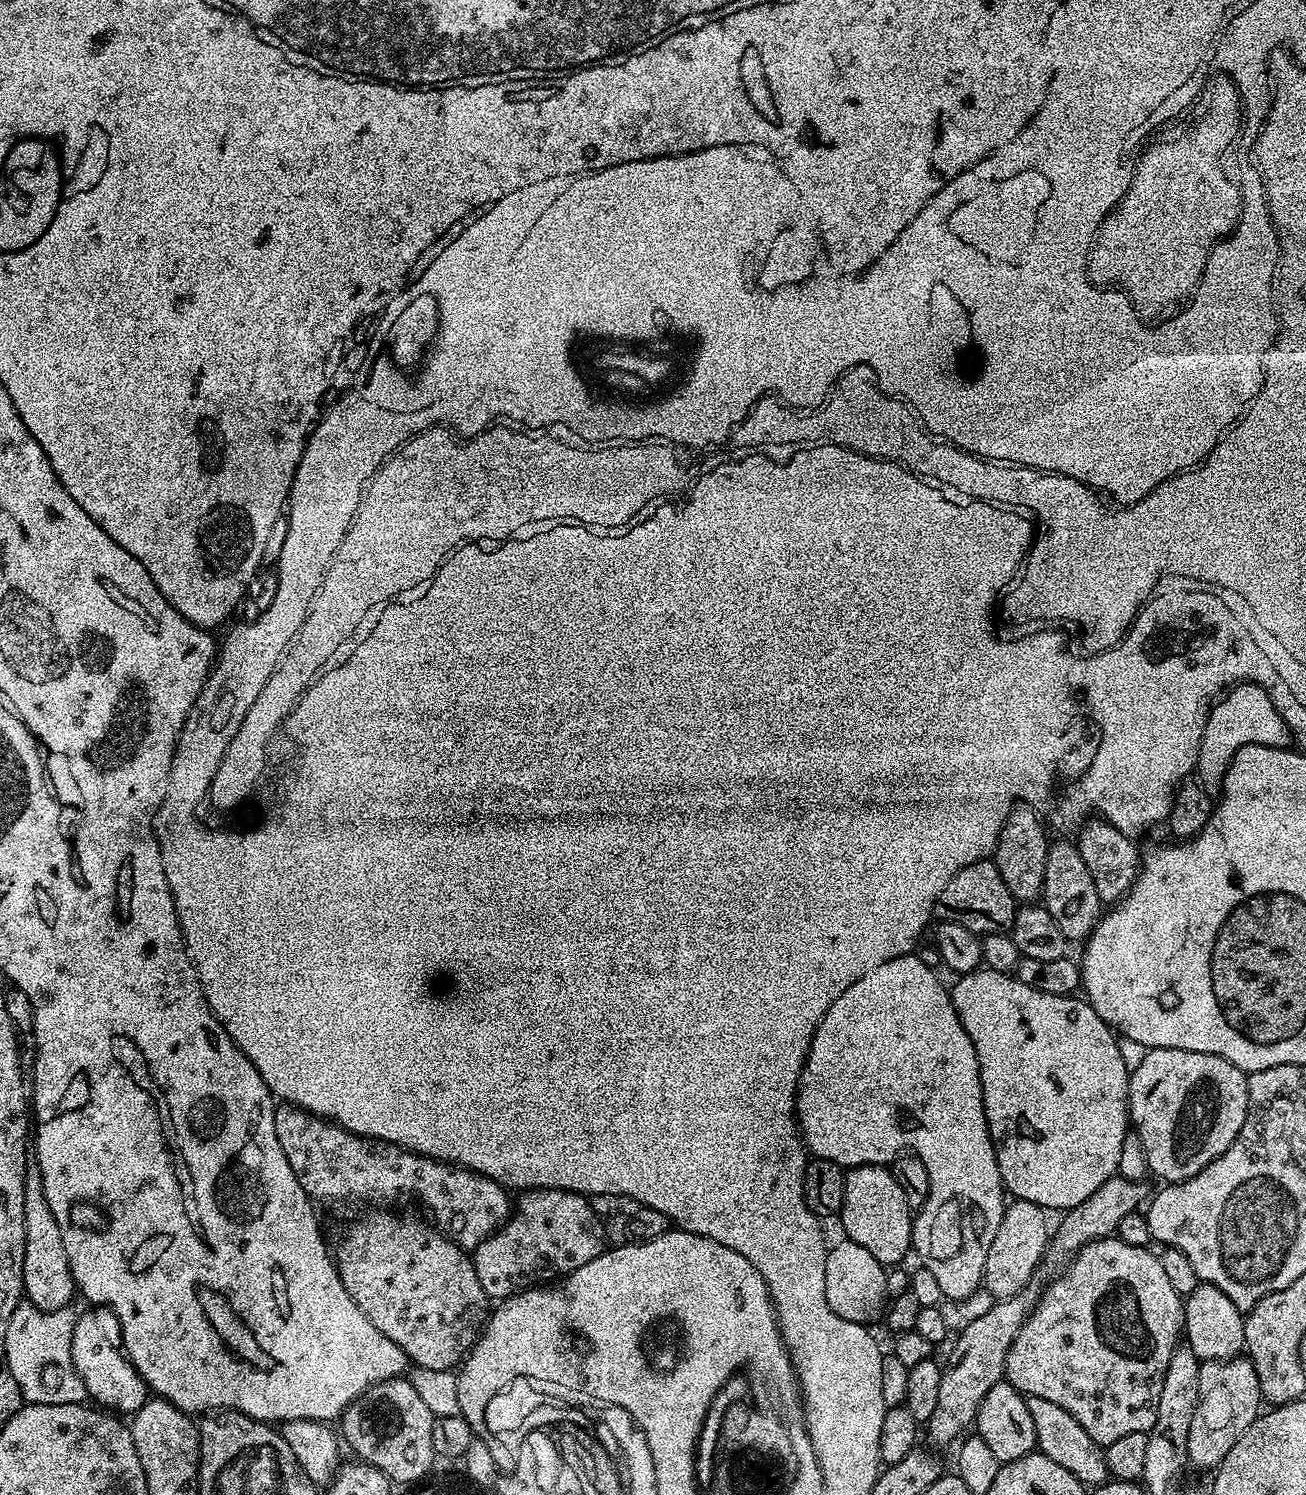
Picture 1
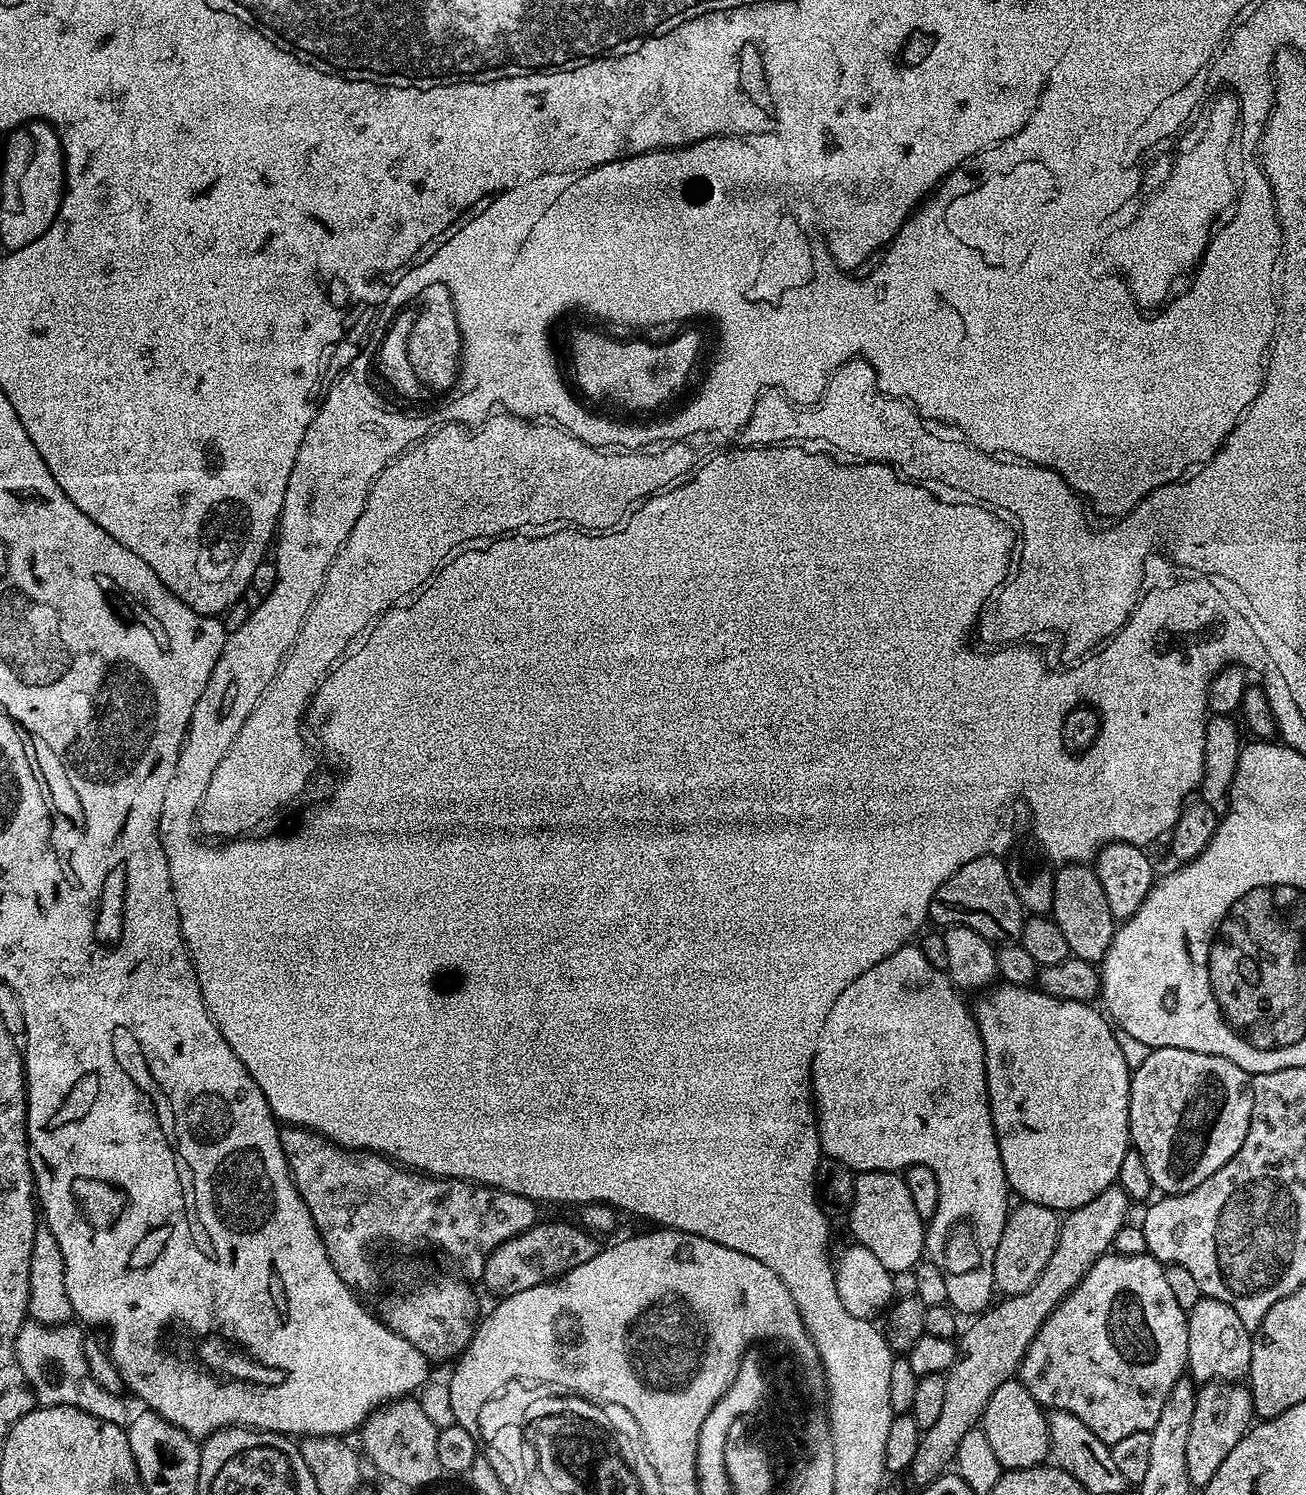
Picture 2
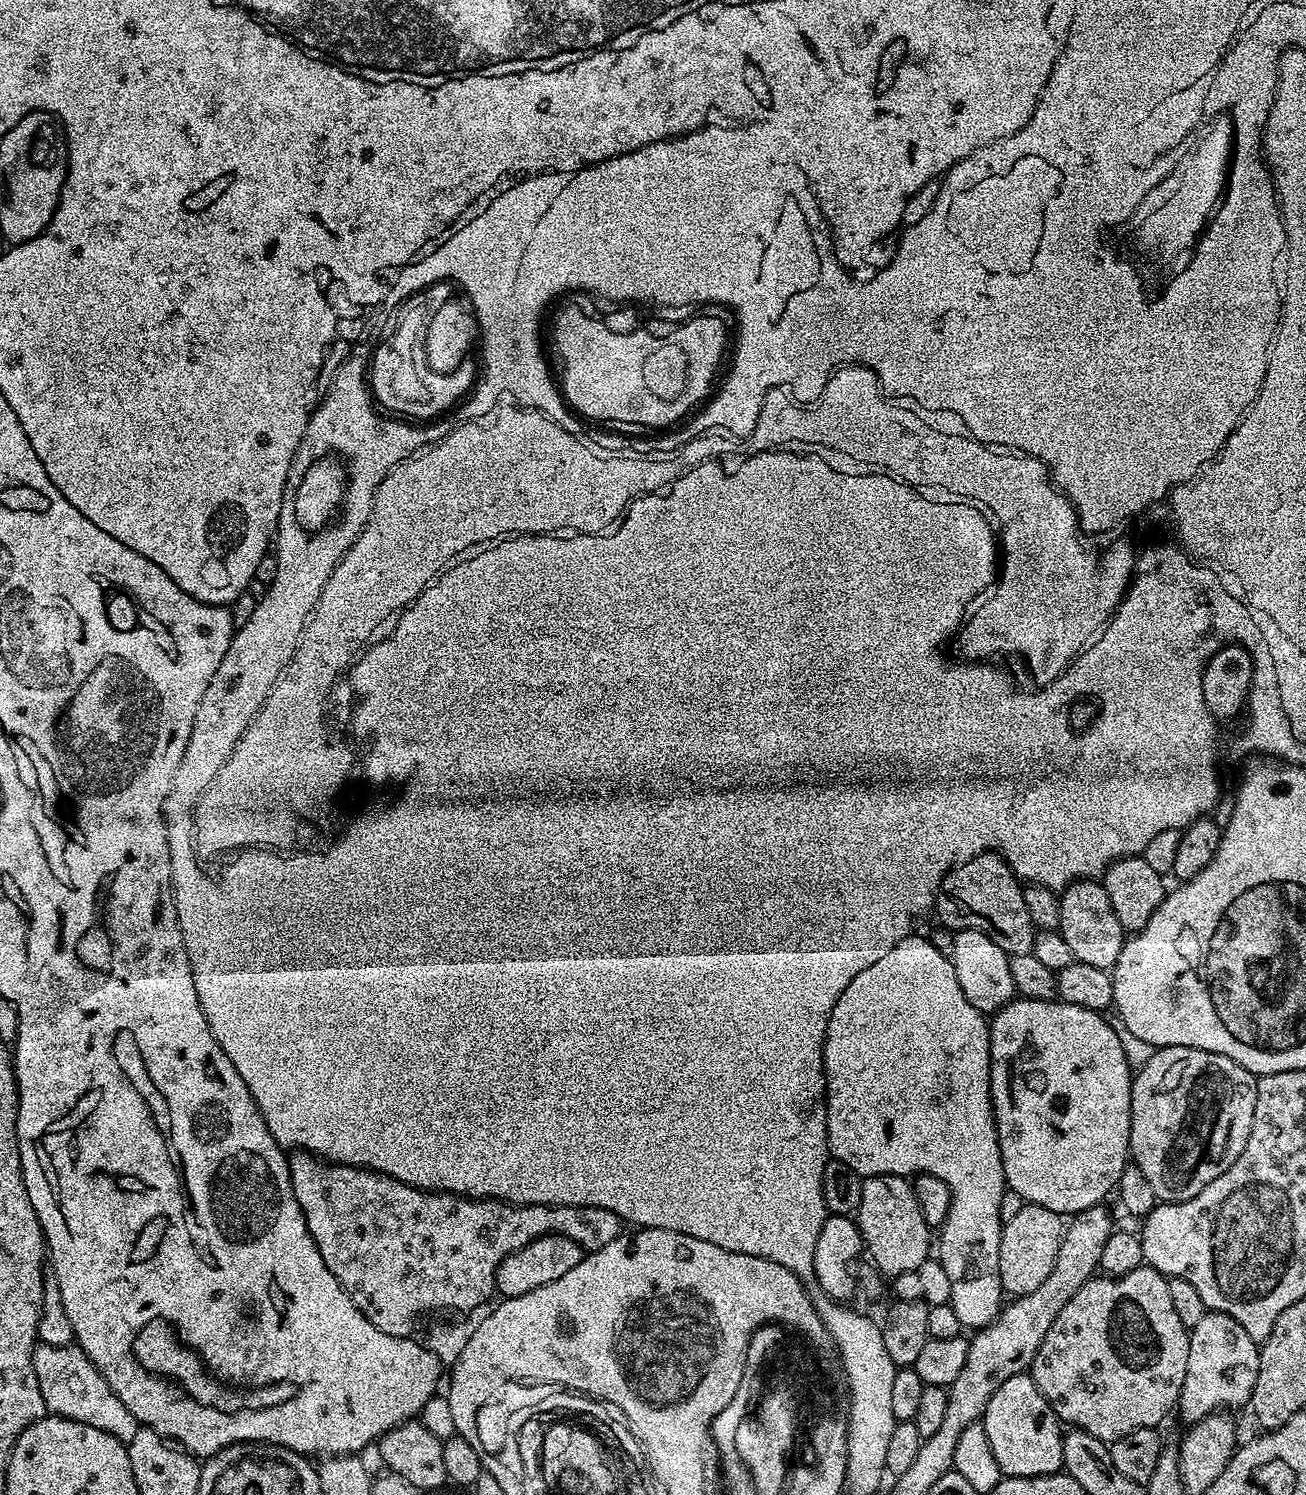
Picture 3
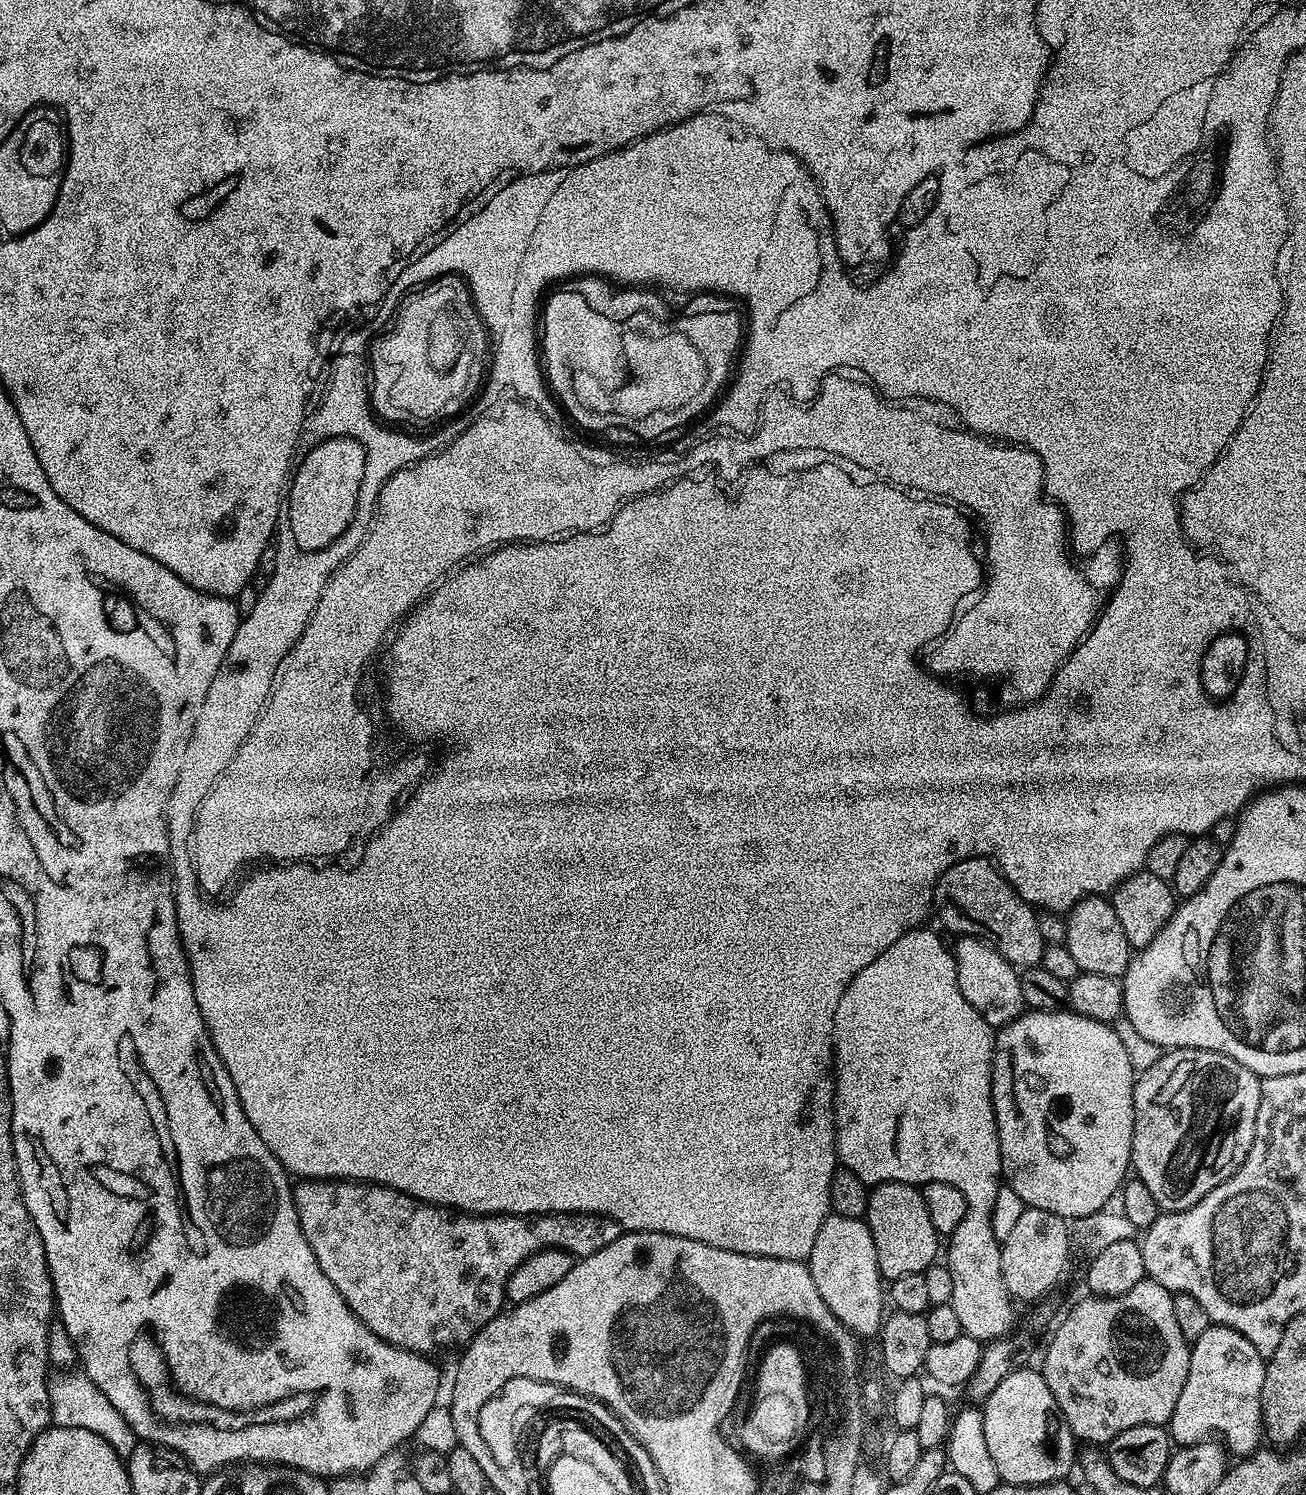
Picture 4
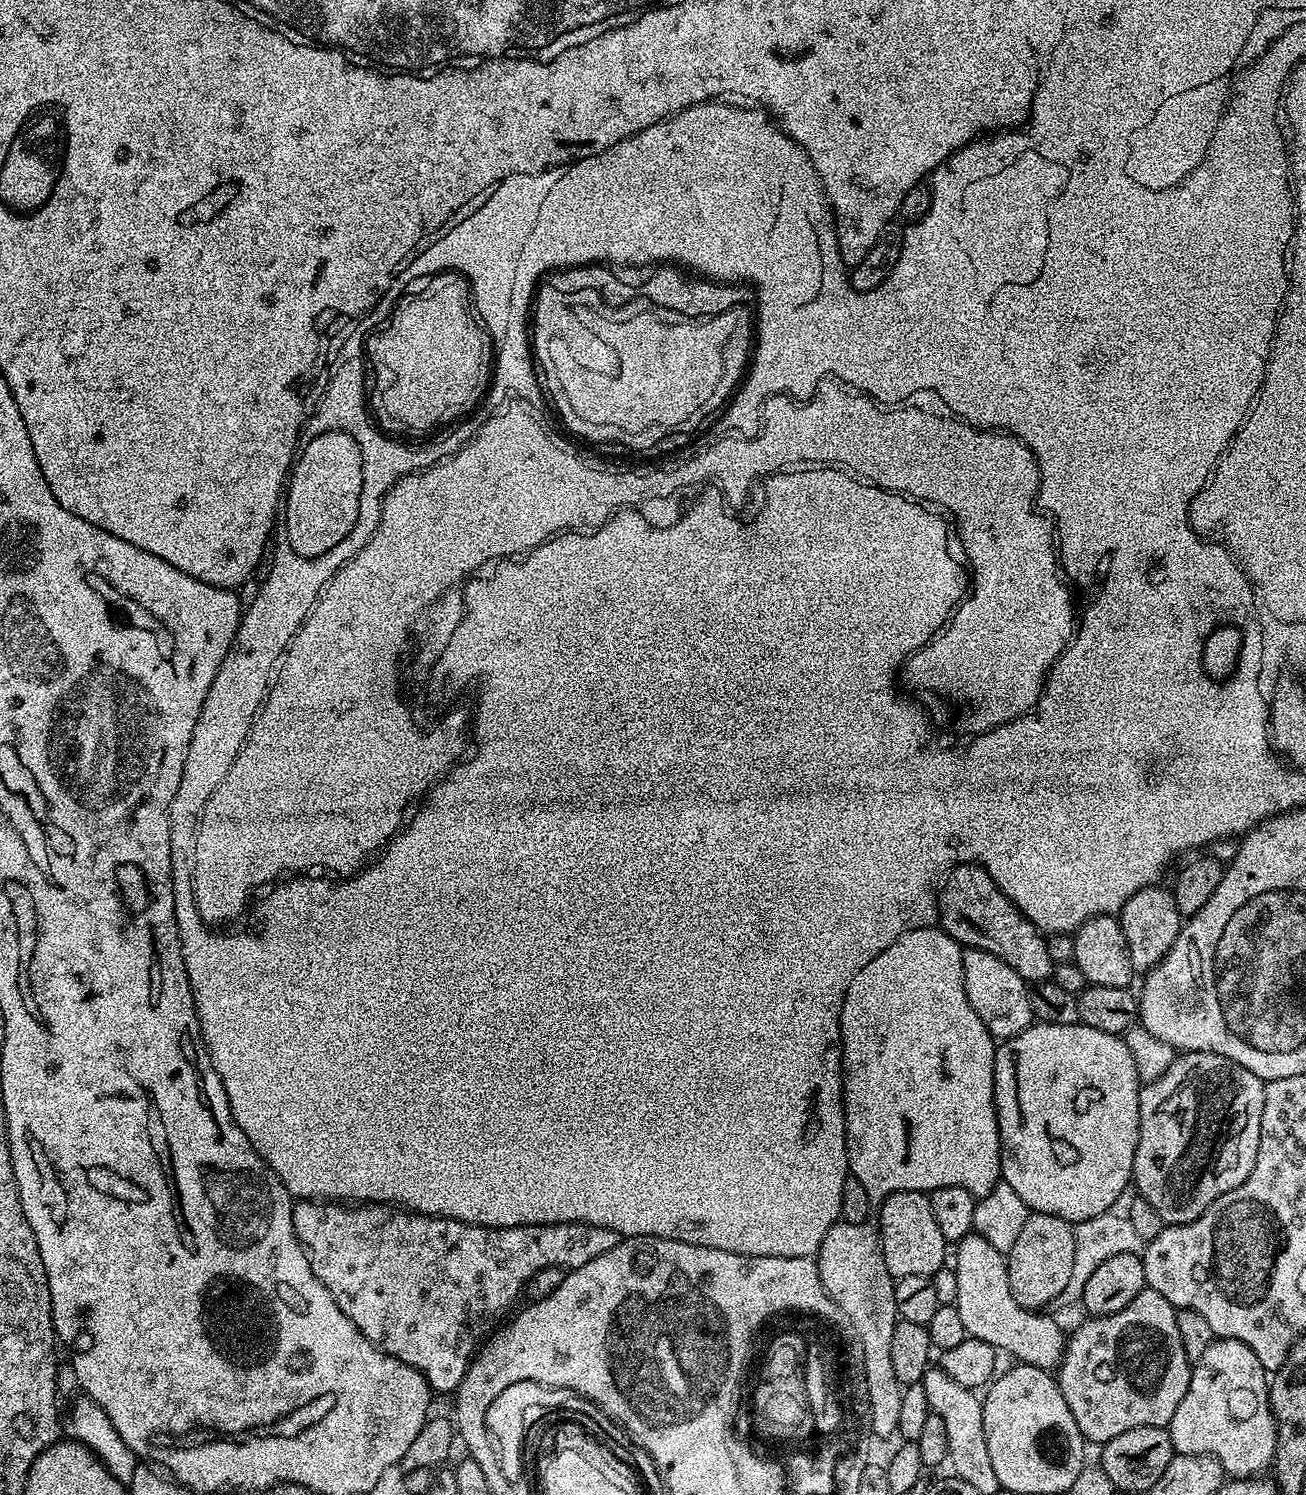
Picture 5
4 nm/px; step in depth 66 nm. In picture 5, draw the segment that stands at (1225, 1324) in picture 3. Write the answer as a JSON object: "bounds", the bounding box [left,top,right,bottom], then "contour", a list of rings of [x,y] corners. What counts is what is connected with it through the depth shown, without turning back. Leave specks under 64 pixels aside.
{"bounds":[1167,1339,1276,1478],"contour":[[[1213,1339],[1202,1354],[1199,1362],[1191,1365],[1190,1386],[1186,1395],[1178,1402],[1174,1418],[1170,1418],[1167,1429],[1172,1445],[1181,1456],[1213,1456],[1232,1478],[1256,1478],[1273,1467],[1276,1458],[1276,1420],[1272,1417],[1272,1407],[1268,1404],[1269,1377],[1264,1371],[1258,1354],[1237,1340]]]}

